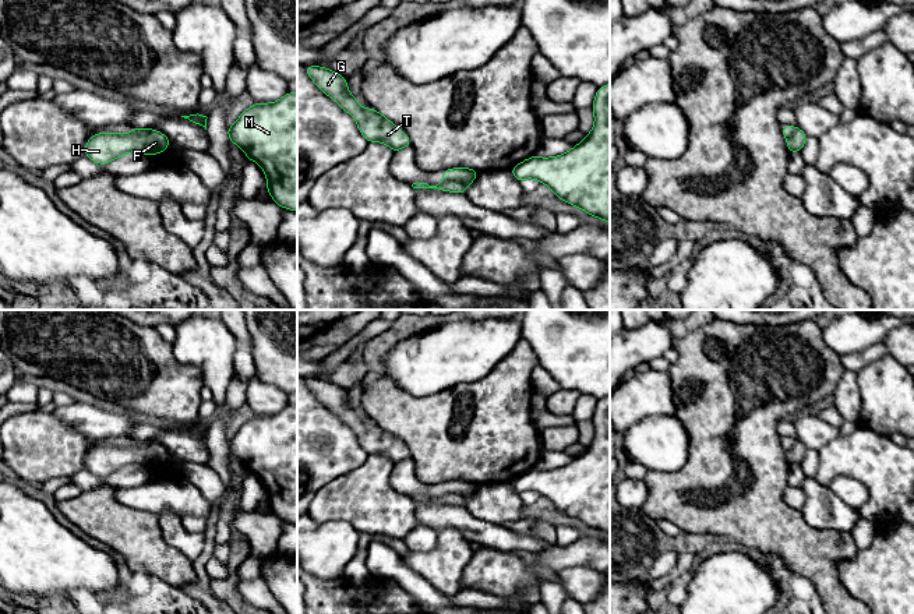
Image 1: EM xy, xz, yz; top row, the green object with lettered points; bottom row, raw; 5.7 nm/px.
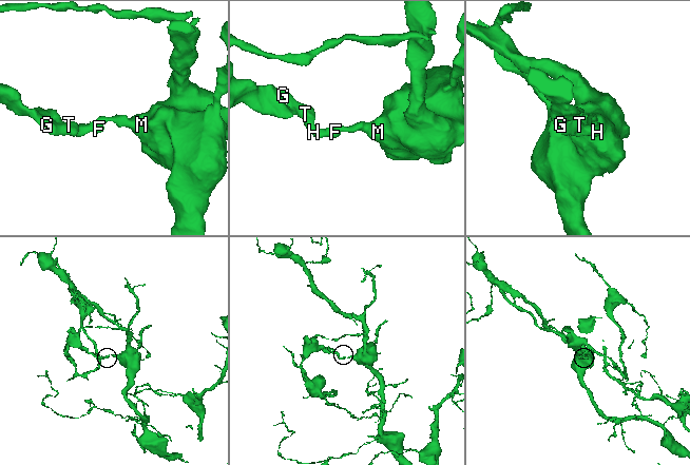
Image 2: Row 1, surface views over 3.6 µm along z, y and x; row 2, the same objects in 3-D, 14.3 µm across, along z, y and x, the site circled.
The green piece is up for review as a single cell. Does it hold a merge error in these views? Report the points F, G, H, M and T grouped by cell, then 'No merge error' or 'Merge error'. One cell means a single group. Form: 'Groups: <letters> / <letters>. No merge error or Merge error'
Groups: F G H T / M. Merge error

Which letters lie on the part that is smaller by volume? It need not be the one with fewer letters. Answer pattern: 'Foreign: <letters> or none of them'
Foreign: F, G, H, T

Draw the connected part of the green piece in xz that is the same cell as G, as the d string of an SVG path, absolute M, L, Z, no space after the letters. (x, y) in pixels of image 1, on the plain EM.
M304 380L308 389L329 410L332 410L346 426L354 430L361 448L368 455L384 455L394 465L412 458L407 447L391 435L385 428L373 421L363 421L357 412L347 403L346 391L340 387L320 380Z

